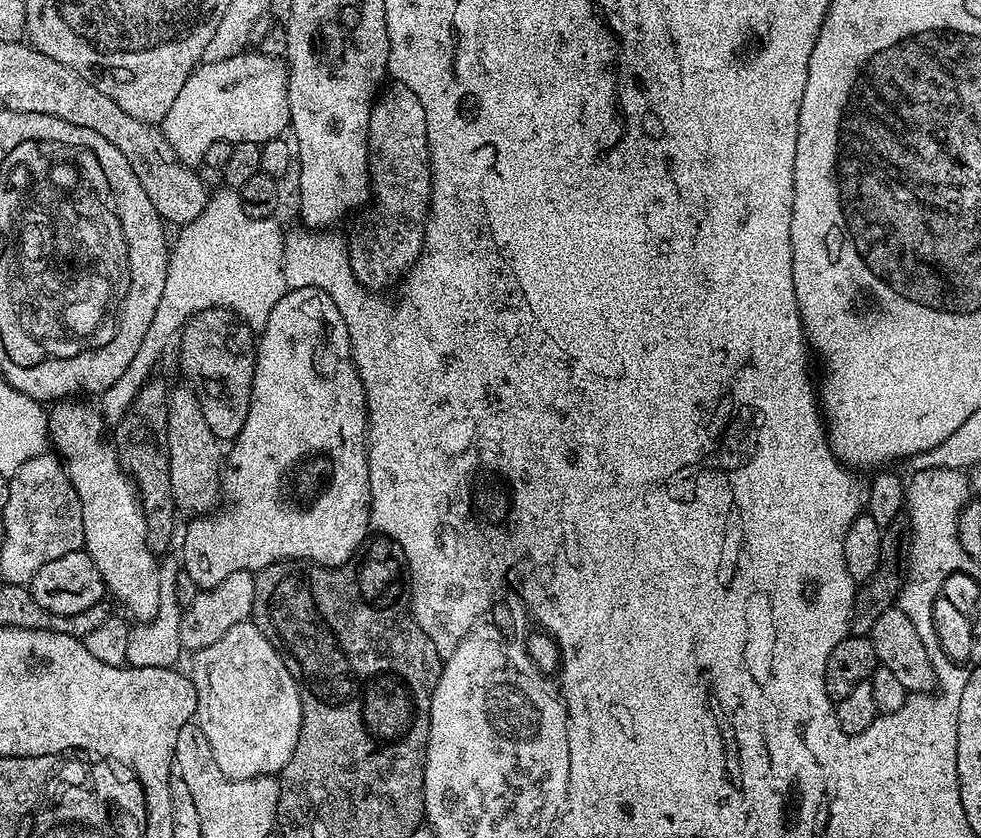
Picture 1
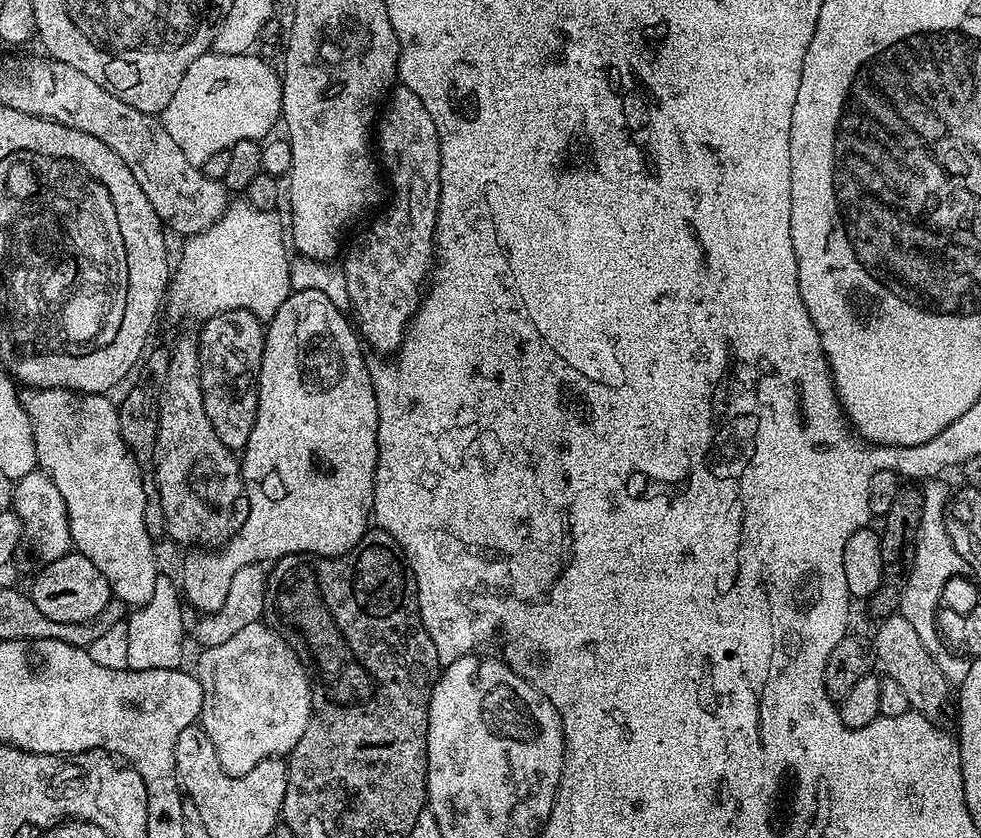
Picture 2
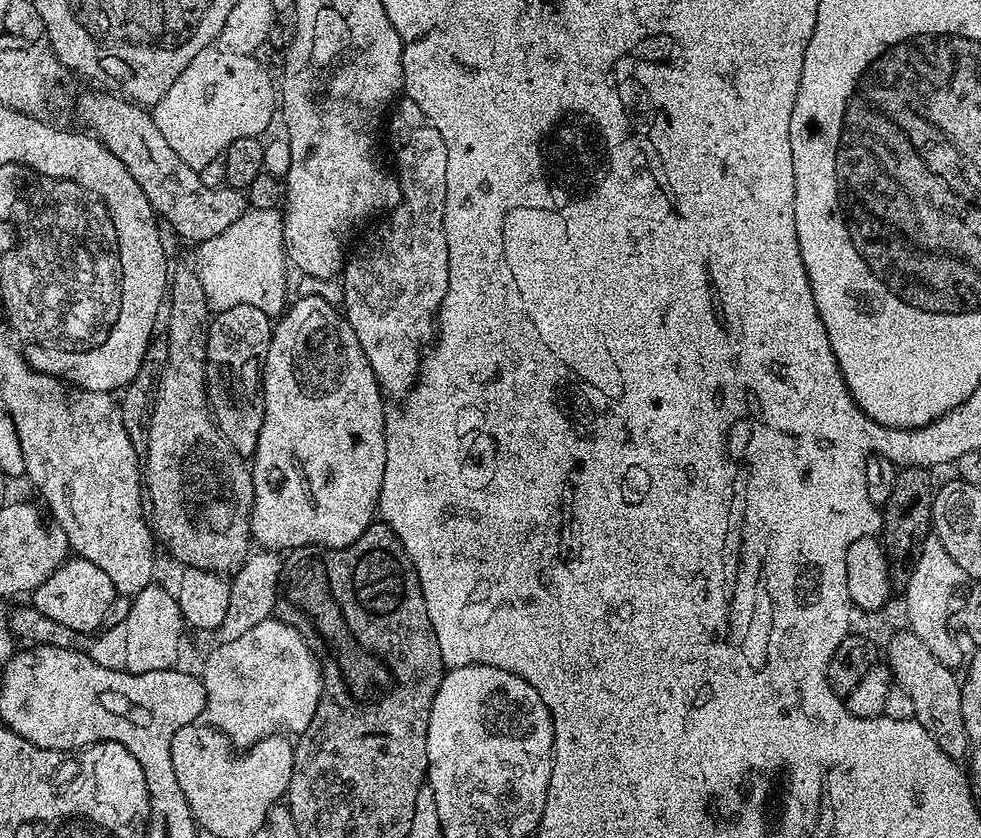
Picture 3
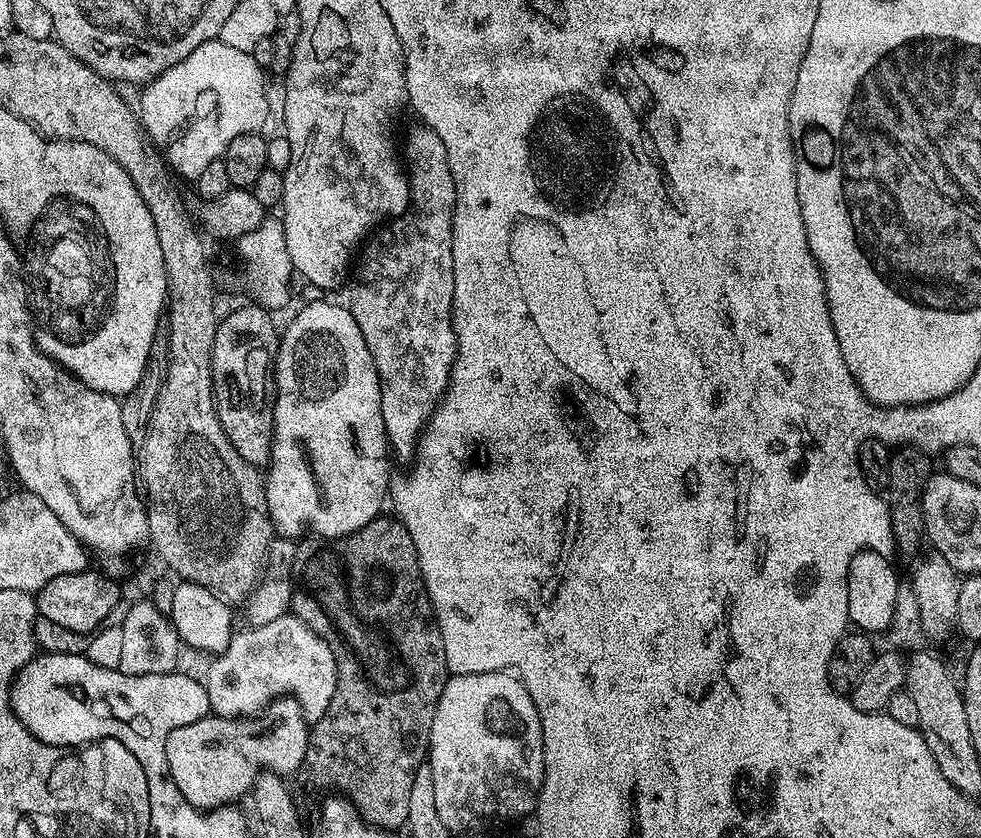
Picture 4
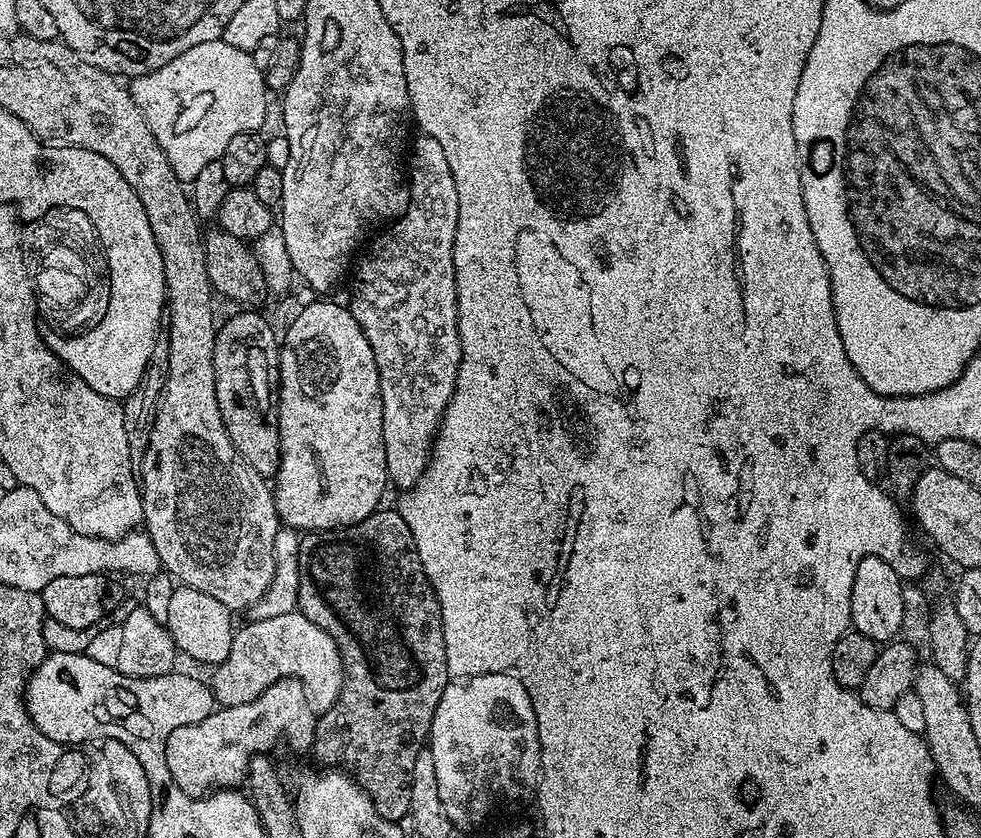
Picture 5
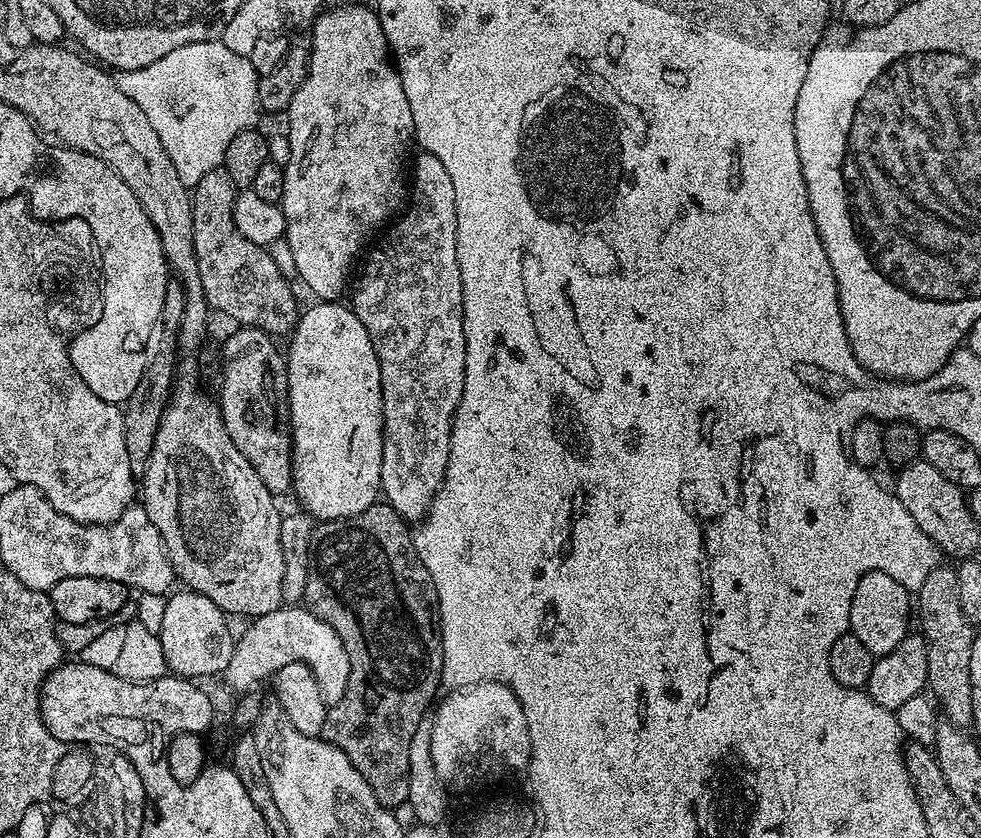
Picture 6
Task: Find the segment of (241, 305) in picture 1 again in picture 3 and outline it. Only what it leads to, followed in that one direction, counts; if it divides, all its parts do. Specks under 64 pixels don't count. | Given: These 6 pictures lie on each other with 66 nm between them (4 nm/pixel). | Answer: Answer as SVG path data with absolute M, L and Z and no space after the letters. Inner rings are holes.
M277 209L245 210L234 226L204 240L195 251L194 267L213 313L230 306L254 306L273 318L283 313L290 300L290 261L284 250L284 217Z

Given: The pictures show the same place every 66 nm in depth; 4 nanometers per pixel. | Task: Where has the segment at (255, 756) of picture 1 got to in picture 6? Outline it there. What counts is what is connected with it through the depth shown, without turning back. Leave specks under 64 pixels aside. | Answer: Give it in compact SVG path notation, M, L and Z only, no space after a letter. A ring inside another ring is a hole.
M281 606L270 614L255 617L249 624L252 625L241 636L239 633L232 650L226 673L230 687L244 692L264 679L265 683L278 670L282 670L282 666L302 662L310 666L318 682L318 690L322 690L322 698L329 706L336 704L342 694L346 694L346 686L350 682L350 658L346 658L342 638L338 638L338 634L334 634L334 630L330 630L322 618L303 606Z

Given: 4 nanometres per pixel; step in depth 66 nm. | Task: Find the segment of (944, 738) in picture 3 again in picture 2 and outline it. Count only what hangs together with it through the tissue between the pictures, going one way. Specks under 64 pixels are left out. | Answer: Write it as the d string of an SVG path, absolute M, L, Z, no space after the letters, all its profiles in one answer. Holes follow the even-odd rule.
M903 614L885 616L879 621L880 629L874 639L874 660L877 665L884 667L884 676L894 678L906 698L912 703L911 711L920 712L923 716L936 718L936 715L948 704L948 691L950 685L948 679L942 674L940 661L926 646L922 646L922 638L910 626L908 617Z

